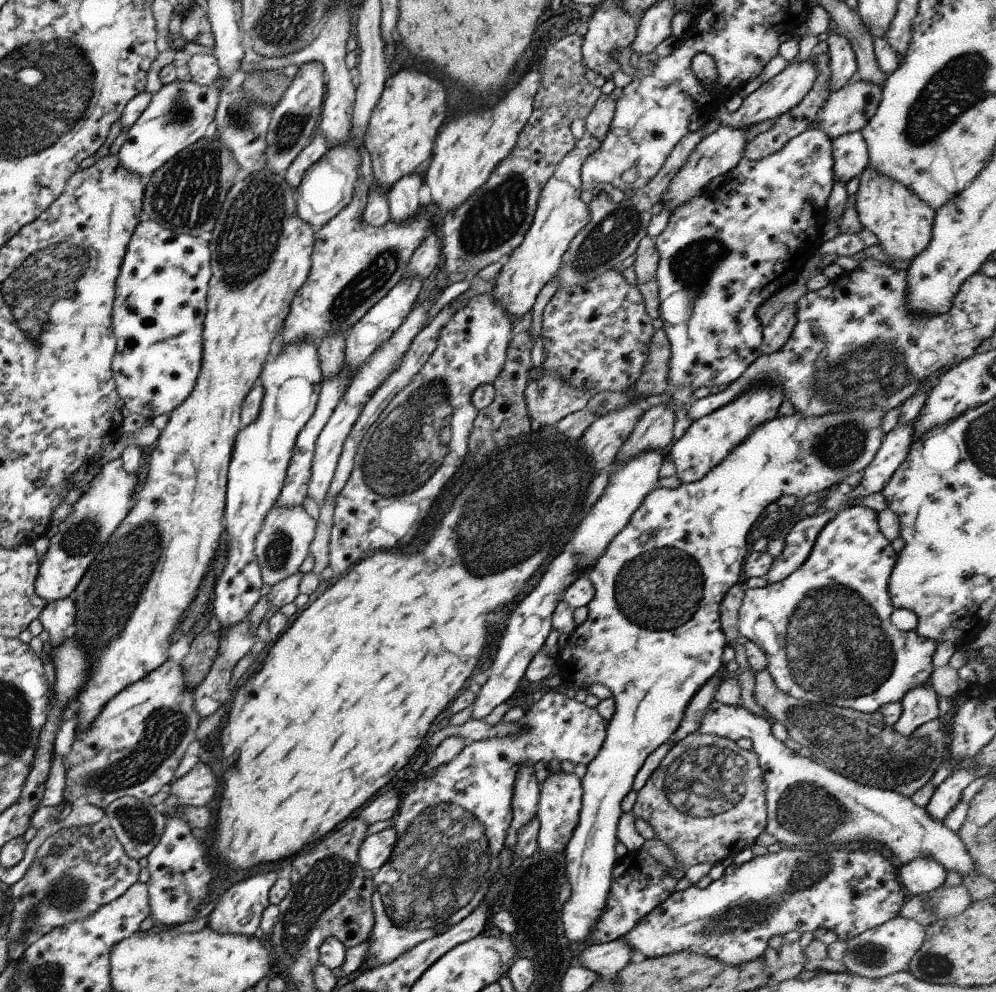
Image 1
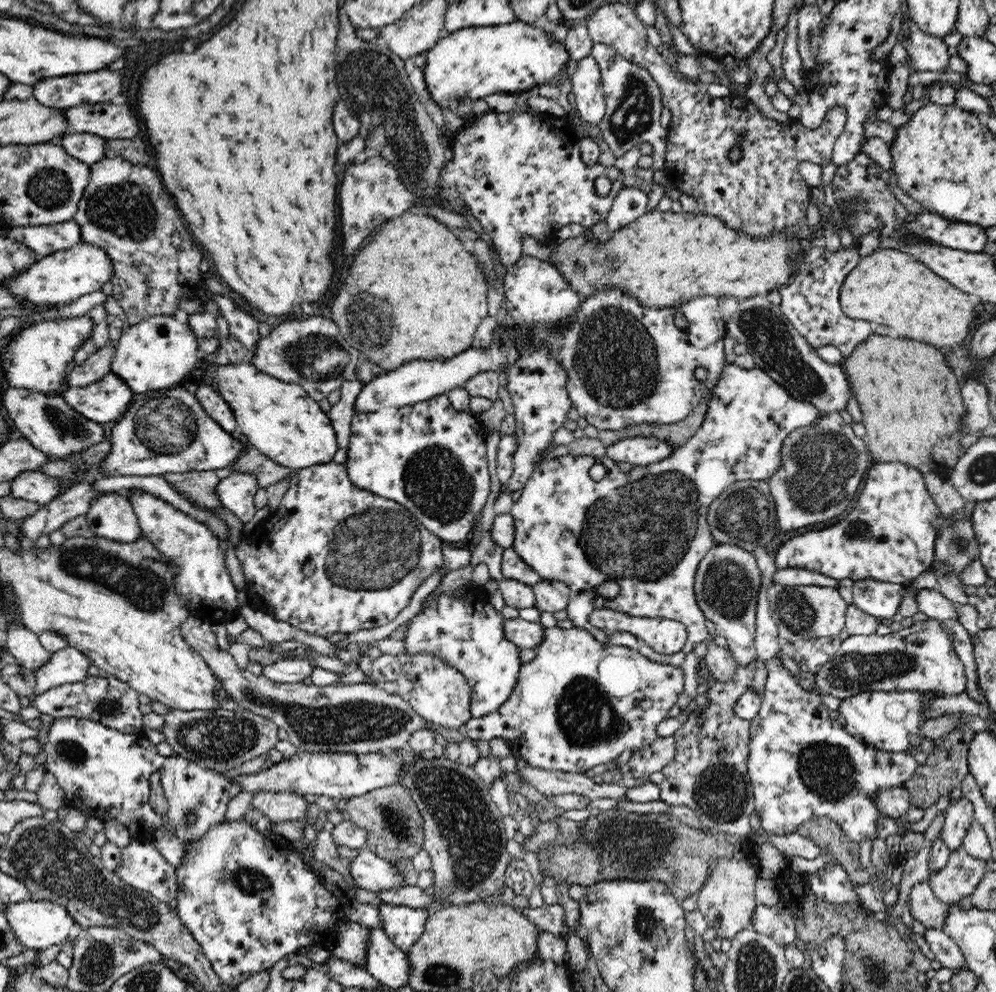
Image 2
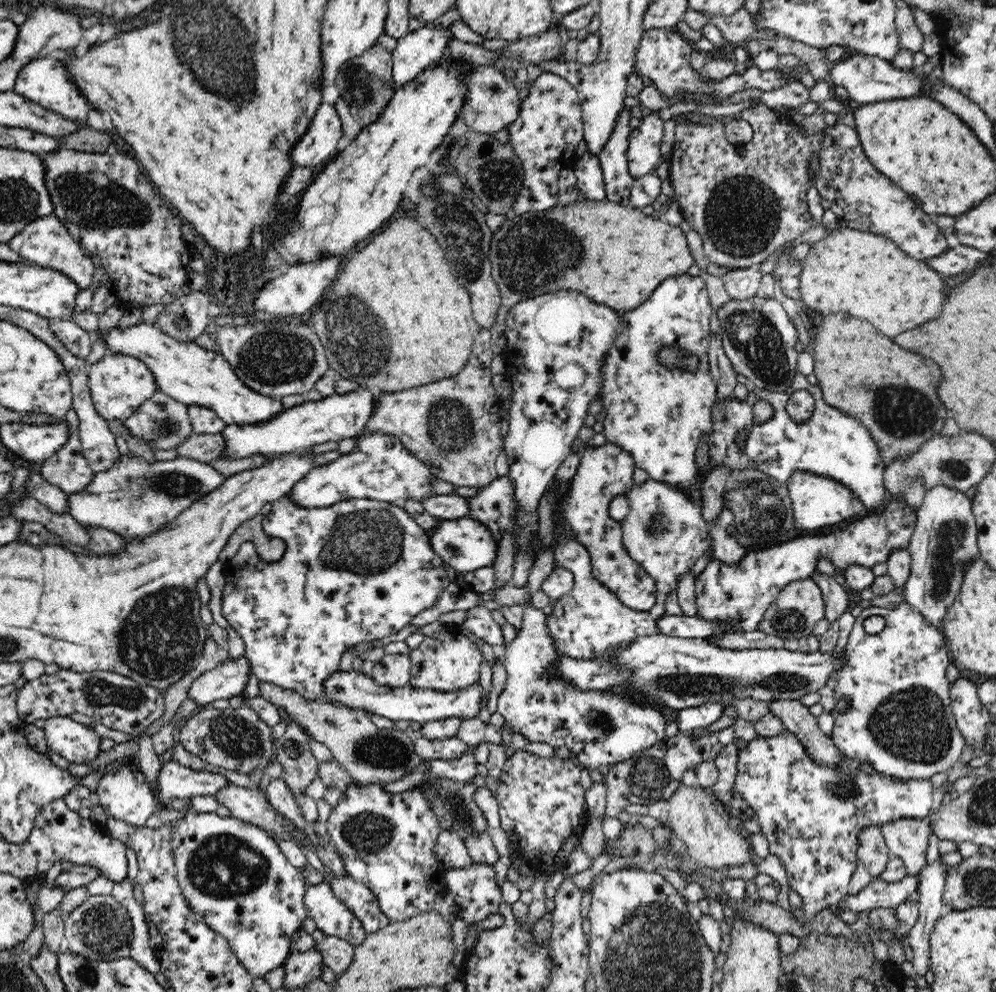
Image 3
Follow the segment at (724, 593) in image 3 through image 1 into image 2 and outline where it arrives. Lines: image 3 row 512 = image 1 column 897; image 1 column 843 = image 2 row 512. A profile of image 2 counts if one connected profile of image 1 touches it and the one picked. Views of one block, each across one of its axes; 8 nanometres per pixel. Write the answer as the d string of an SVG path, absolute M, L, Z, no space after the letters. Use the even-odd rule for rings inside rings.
M877 462L868 470L856 506L846 518L837 521L832 528L808 531L784 542L774 555L777 568L804 567L837 581L842 578L851 578L854 581L870 578L903 585L912 582L926 570L932 571L934 542L936 542L941 512L926 490L923 476L924 474L918 471L917 467L909 467L904 463Z

